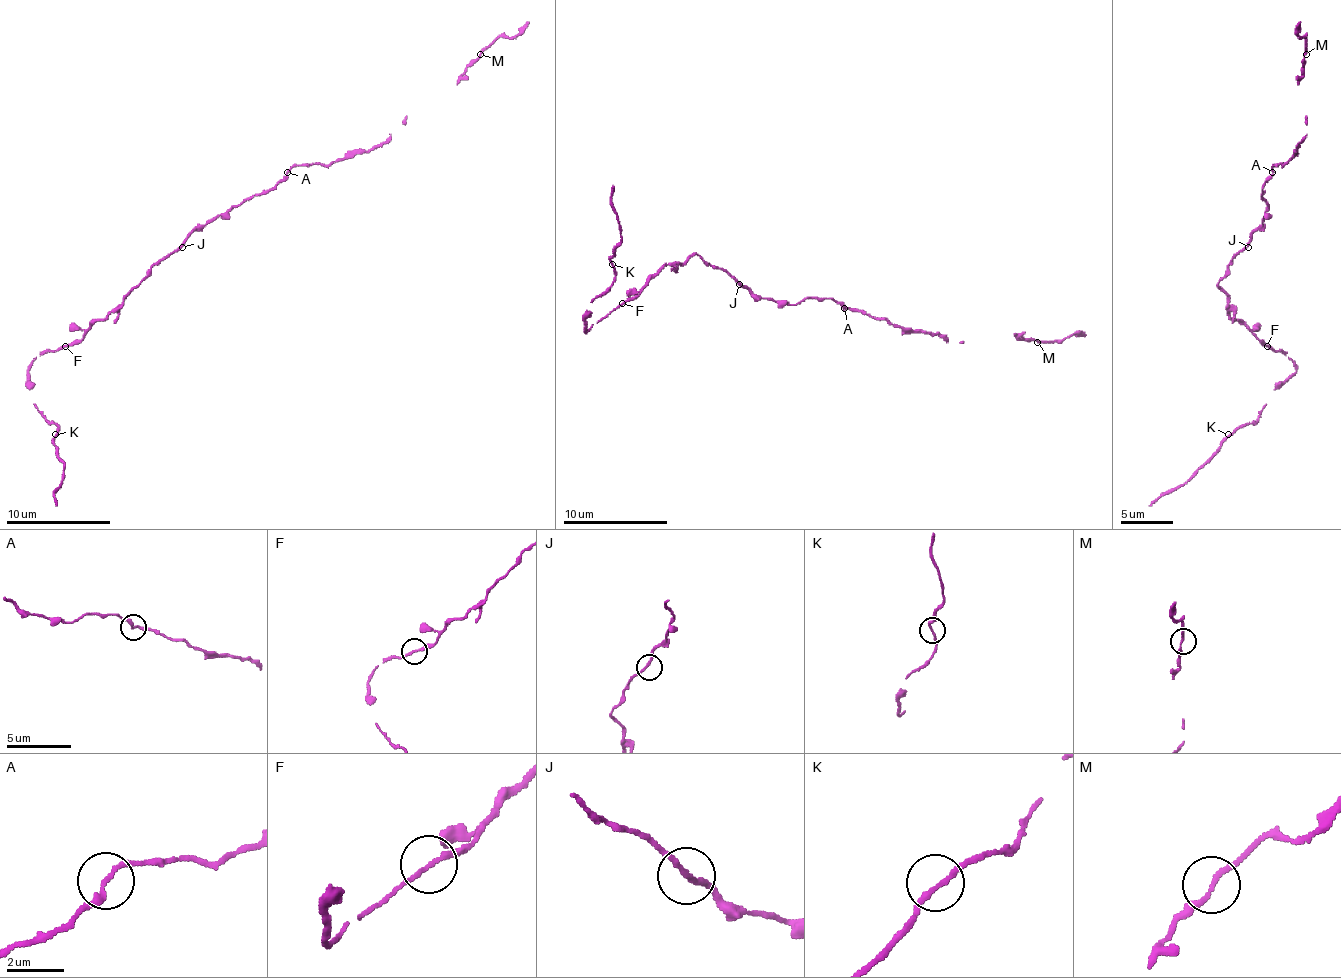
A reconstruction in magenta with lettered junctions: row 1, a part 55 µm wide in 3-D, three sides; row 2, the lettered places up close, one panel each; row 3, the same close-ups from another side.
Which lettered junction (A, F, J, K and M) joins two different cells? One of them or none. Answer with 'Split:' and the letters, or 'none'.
Split: none

